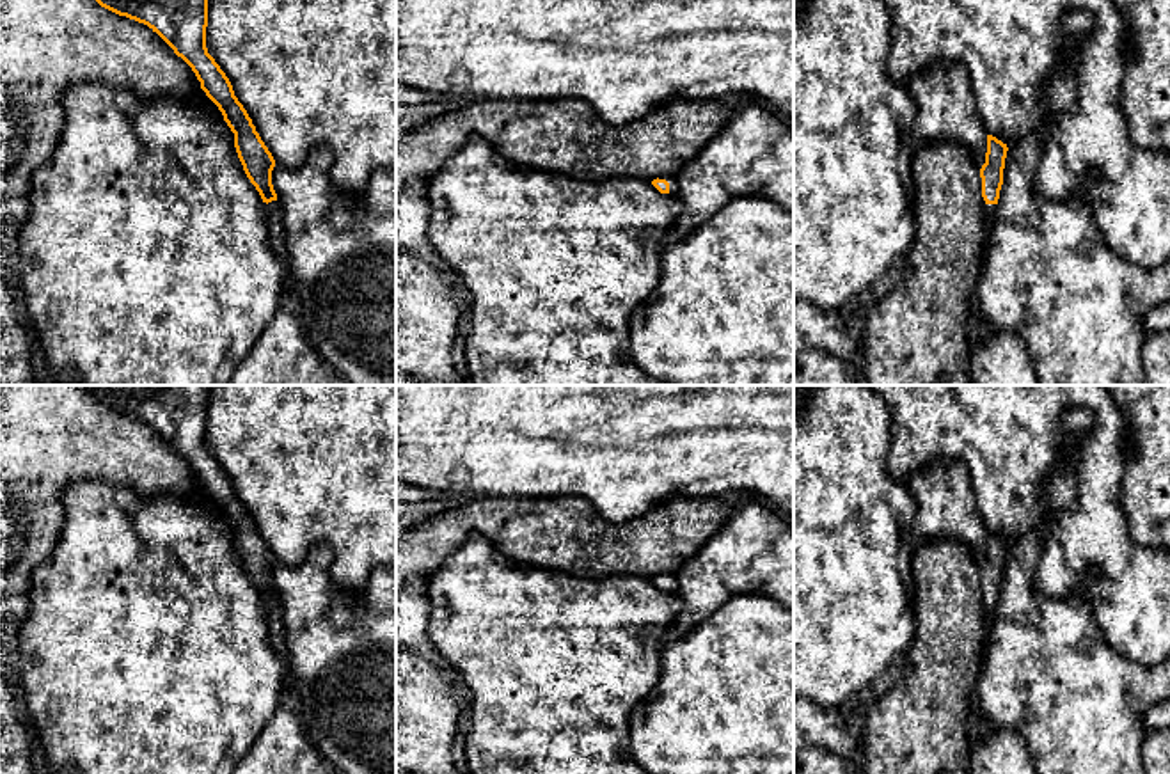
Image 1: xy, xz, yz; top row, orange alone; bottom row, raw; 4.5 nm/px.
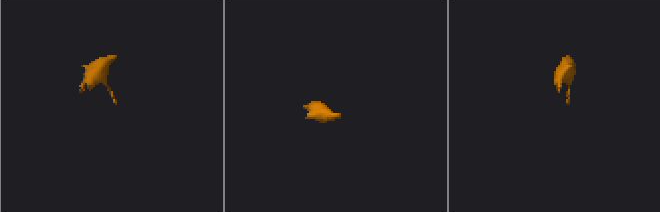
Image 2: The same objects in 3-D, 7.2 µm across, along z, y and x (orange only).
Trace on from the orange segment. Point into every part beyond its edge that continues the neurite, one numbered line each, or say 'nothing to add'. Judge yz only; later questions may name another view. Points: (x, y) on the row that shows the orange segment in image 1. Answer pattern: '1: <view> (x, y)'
1: yz (989, 208)

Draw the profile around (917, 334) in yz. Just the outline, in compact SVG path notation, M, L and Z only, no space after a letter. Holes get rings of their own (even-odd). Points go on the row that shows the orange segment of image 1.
M936 142L914 147L913 174L916 240L889 293L868 309L861 375L865 385L973 385L968 325L984 252L980 167L966 146Z

